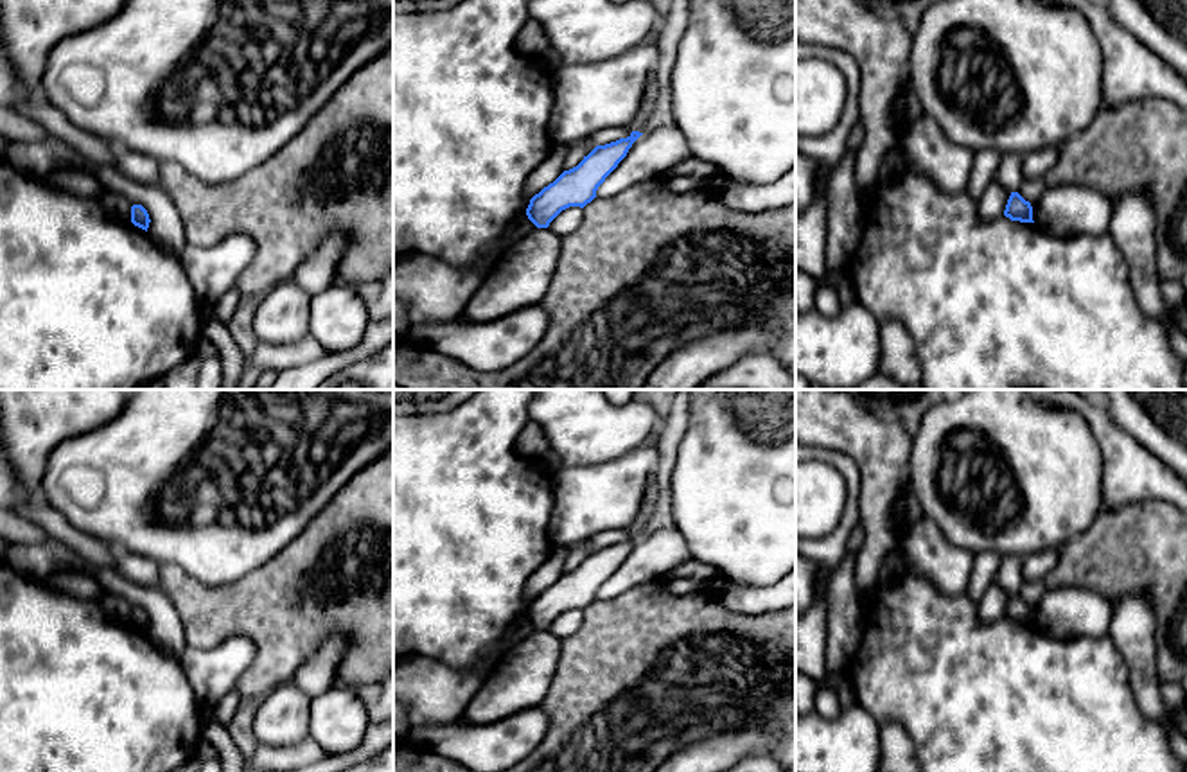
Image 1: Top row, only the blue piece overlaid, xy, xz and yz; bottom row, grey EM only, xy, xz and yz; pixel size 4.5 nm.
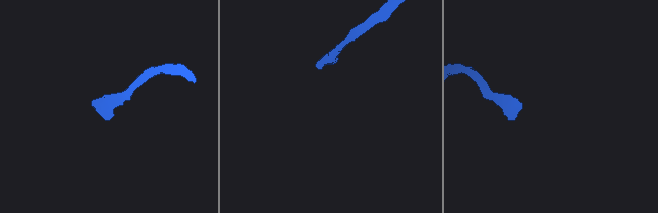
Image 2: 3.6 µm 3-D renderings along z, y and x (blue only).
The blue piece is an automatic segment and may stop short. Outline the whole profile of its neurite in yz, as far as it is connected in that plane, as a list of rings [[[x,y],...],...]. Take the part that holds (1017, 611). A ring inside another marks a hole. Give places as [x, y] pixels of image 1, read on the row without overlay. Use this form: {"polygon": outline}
{"polygon": [[[1011,594],[1004,618],[1011,623],[1034,625],[1031,605],[1025,603],[1018,594]]]}

